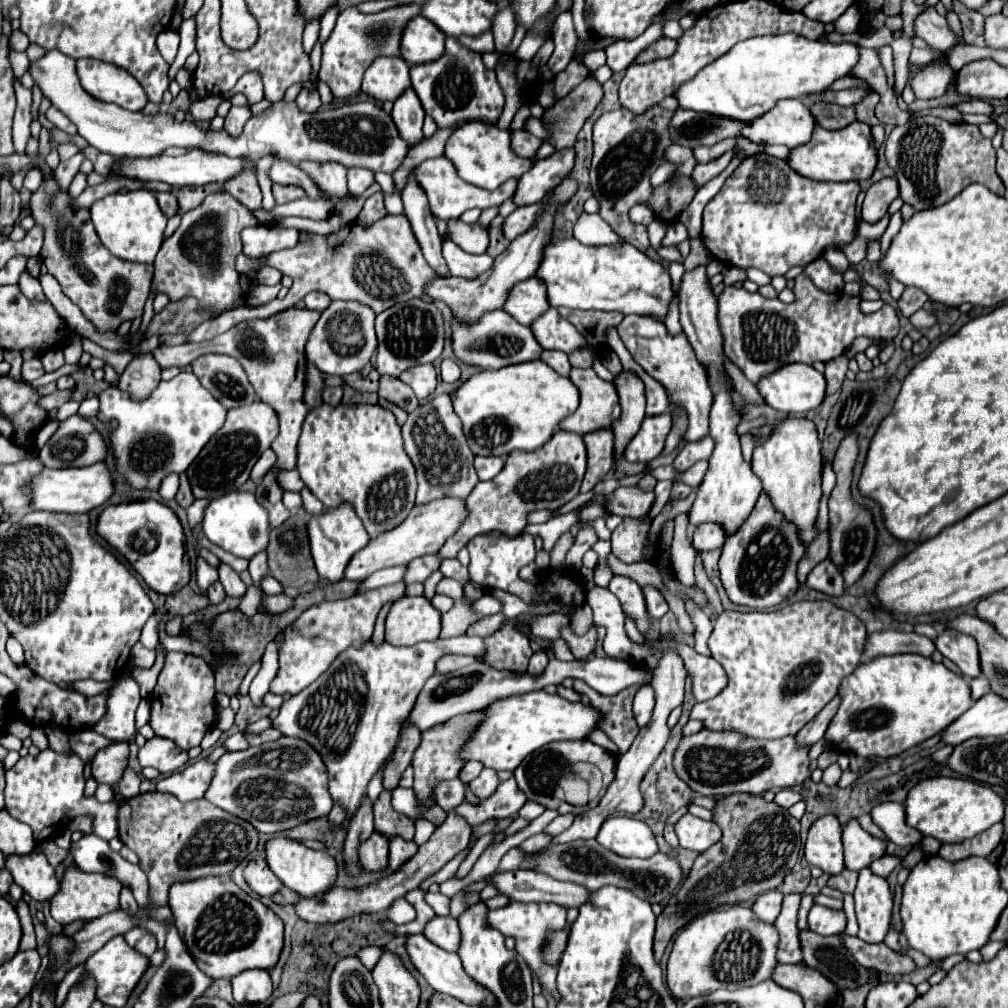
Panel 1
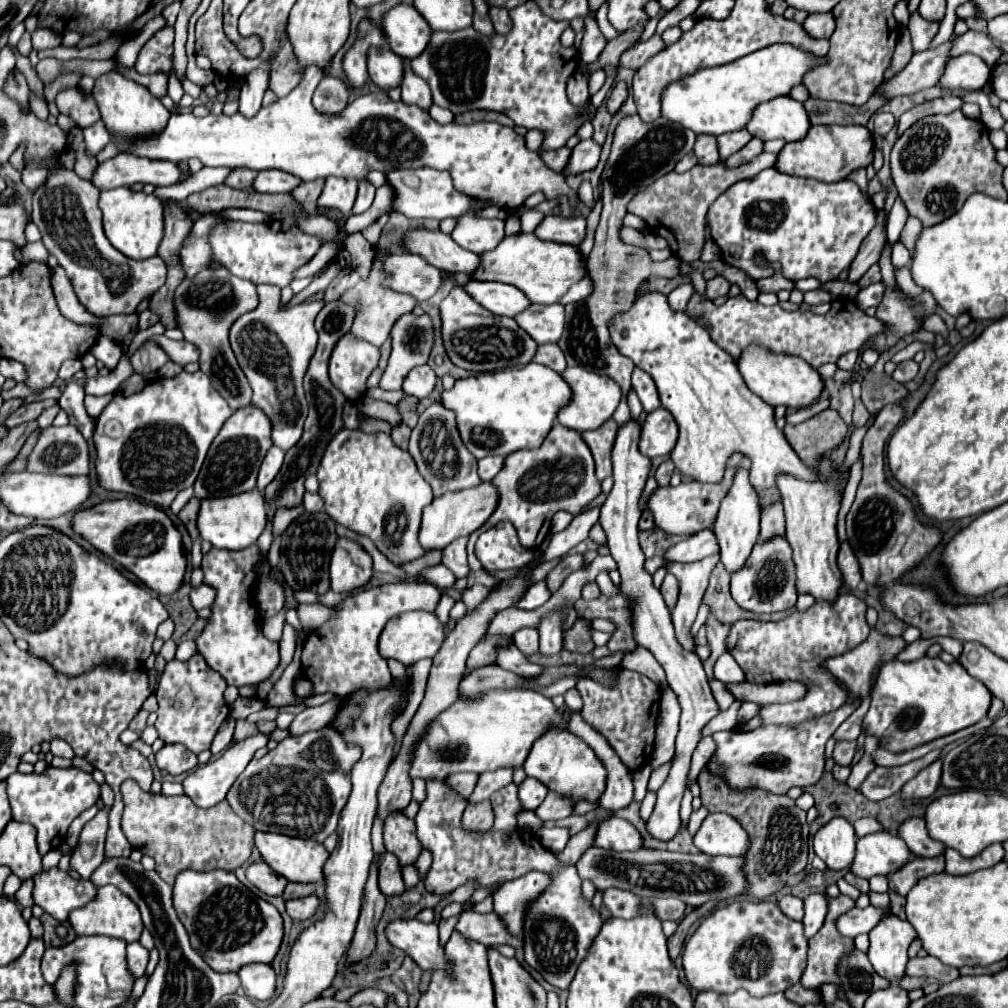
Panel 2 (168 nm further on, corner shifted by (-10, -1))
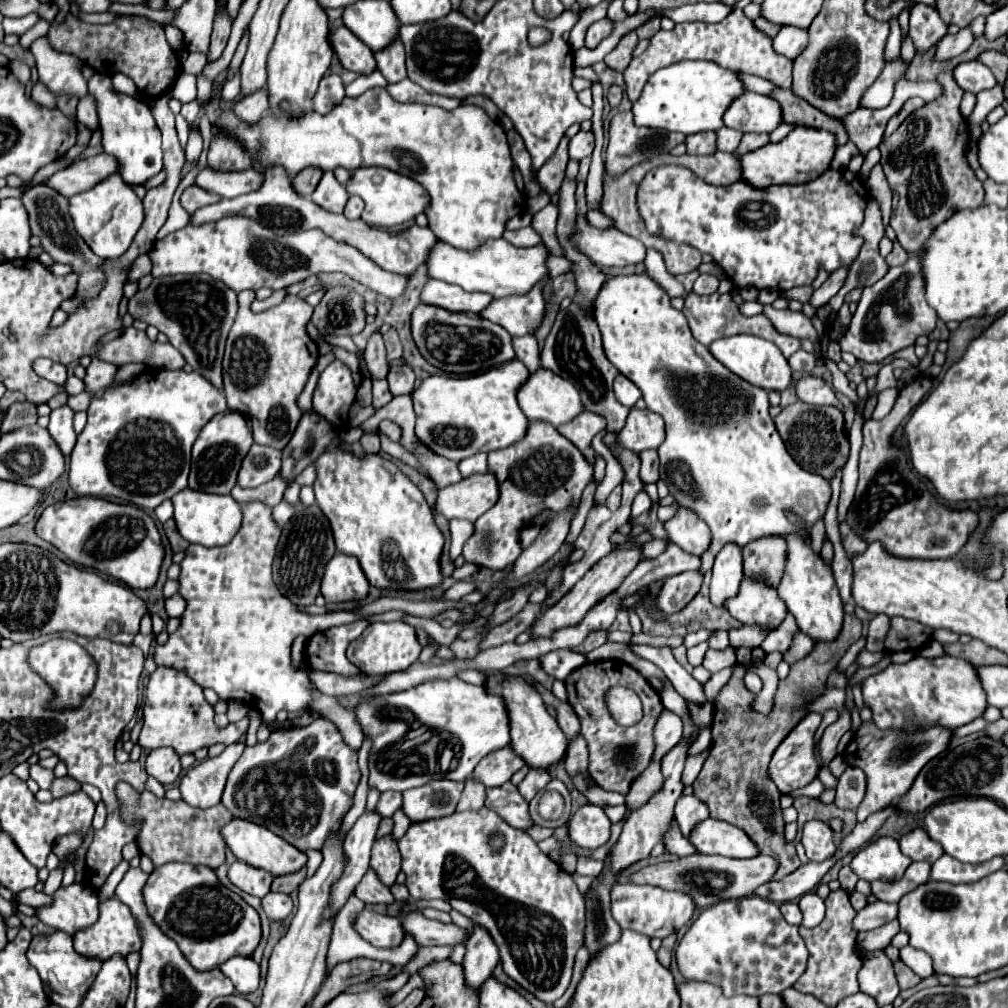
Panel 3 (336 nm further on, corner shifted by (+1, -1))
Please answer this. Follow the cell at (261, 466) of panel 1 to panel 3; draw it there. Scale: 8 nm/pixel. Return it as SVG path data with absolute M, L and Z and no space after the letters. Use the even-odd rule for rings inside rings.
M254 444L248 456L242 462L238 484L242 488L256 488L268 480L272 480L280 470L280 452L270 446Z

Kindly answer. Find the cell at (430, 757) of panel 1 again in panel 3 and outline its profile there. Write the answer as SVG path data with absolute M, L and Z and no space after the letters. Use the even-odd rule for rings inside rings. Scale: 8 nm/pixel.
M492 810L464 814L454 812L444 818L412 822L408 832L398 840L398 848L402 854L402 870L406 872L410 900L442 898L450 902L454 910L484 926L500 946L504 972L542 1002L552 1004L568 990L574 956L584 944L586 902L572 880L572 874L564 872L558 862L550 860L526 832L508 826ZM496 834L502 834L504 838L500 850L492 848L492 838Z

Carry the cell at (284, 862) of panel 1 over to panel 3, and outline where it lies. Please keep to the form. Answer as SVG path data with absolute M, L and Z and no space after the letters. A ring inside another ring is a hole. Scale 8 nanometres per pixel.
M234 818L230 824L226 824L222 834L224 834L228 848L234 852L234 856L238 860L242 860L254 868L262 868L274 876L286 876L286 874L298 872L308 862L308 856L304 852L296 850L296 846L284 842L280 836L272 834L268 828L252 824L252 822L244 822L240 818Z

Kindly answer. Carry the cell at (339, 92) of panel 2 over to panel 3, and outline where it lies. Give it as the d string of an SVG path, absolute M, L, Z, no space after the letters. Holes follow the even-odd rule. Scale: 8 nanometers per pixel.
M328 74L320 80L320 86L318 86L318 92L314 96L314 110L320 112L320 114L326 114L330 112L334 106L338 106L344 98L344 84L340 80L338 74Z

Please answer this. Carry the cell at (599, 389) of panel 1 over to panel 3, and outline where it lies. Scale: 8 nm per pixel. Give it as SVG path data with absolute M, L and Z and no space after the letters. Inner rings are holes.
M540 368L536 374L530 374L524 388L518 390L518 404L530 420L542 420L542 422L548 422L552 426L568 424L584 412L584 404L580 400L576 386L572 382L564 380L562 376L554 374L548 368Z

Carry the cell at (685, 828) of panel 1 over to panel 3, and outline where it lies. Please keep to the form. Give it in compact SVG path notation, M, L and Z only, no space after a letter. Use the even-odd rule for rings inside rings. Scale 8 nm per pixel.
M706 818L698 822L690 832L692 846L702 854L722 854L728 858L754 858L758 856L756 846L730 822Z

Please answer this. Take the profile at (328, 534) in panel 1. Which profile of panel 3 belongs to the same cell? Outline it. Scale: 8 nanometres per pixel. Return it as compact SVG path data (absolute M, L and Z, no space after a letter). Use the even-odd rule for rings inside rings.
M340 552L330 558L322 576L322 596L328 604L366 598L368 586L368 578L356 558Z

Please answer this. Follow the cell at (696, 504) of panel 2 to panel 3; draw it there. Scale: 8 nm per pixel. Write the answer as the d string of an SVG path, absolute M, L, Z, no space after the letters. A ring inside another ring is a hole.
M676 506L676 514L664 522L664 530L668 534L668 540L678 544L680 548L700 556L710 542L710 530L704 524L704 520L698 518L694 510L688 510L686 506Z

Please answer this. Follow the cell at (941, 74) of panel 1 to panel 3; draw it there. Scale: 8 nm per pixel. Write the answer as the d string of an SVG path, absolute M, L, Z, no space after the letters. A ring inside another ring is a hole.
M976 60L958 64L952 74L954 74L954 80L958 82L958 86L966 92L972 92L972 94L978 94L980 90L996 86L994 74L984 64L976 62Z

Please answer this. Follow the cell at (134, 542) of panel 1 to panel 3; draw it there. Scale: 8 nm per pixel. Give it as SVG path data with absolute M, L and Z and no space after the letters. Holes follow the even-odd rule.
M90 496L56 502L38 518L36 534L54 544L72 562L112 576L130 588L152 588L164 562L162 536L154 520L132 504L116 504Z

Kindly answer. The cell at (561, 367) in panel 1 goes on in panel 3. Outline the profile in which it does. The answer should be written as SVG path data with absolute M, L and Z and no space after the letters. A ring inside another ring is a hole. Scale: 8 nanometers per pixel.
M536 336L514 338L514 352L516 352L516 358L524 362L524 366L530 372L536 372L540 368L540 348L538 348Z

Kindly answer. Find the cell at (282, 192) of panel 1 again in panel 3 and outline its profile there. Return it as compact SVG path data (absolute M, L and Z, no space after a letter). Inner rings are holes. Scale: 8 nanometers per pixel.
M302 170L300 174L296 174L296 178L292 178L292 186L300 196L308 198L316 190L320 178L322 178L322 170Z

